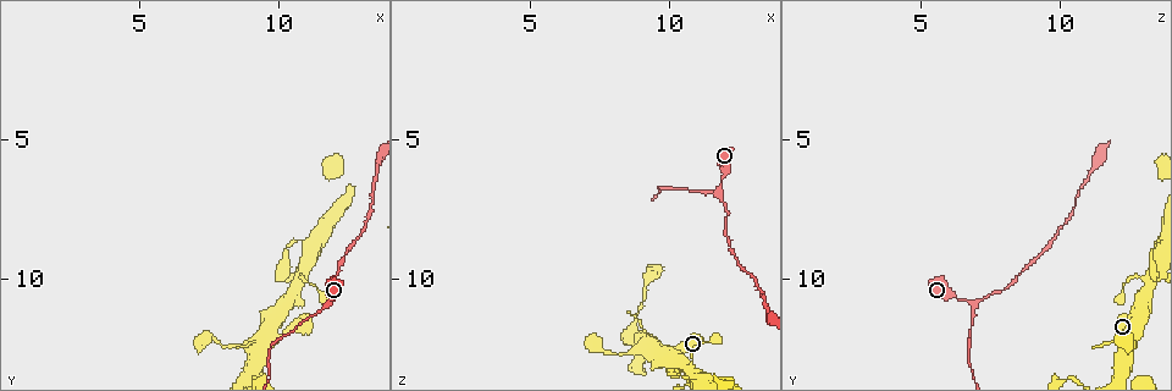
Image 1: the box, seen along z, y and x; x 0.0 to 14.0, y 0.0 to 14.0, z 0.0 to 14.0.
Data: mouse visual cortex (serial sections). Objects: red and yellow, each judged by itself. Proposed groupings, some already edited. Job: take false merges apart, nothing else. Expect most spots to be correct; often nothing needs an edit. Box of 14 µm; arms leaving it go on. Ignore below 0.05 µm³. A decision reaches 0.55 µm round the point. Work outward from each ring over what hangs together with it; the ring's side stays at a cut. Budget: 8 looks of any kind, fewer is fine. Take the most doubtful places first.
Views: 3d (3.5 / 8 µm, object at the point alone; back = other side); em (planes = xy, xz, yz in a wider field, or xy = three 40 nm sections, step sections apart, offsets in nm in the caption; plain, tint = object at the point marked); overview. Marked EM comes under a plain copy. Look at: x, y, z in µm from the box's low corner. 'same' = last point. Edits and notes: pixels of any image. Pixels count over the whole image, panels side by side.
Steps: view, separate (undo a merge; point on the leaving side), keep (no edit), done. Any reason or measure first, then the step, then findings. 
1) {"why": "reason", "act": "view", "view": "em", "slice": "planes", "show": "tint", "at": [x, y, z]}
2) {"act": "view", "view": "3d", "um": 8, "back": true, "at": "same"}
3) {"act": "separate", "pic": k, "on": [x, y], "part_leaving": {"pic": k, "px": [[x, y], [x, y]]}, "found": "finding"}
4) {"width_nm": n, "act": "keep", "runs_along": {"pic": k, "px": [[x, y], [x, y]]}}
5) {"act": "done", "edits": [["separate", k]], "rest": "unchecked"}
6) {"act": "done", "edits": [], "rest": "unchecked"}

{"why": "abrupt turn", "act": "view", "view": "3d", "um": 3.5, "back": true, "at": [11.8, 10.8, 6.8]}

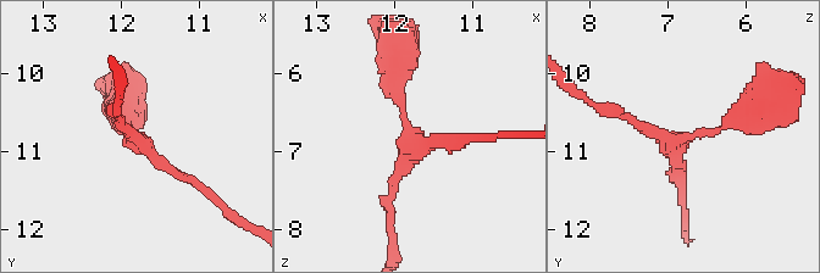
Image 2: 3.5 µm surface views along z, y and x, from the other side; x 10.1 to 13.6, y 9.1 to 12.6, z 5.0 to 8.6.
{"arms": 3, "arm_widths_nm": [150, 150, 250], "act": "view", "view": "em", "slice": "xy", "step": 2, "show": "tint", "at": [11.80, 10.80, 6.85]}

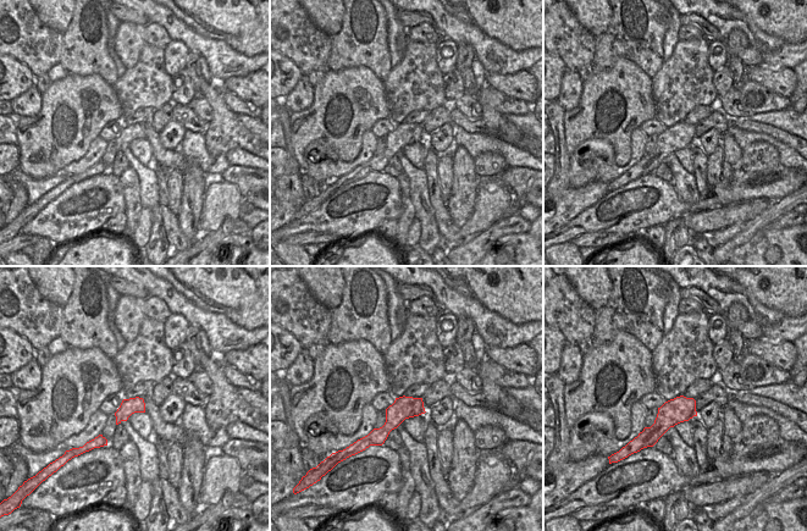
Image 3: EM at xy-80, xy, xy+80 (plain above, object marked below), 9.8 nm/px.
{"act": "keep", "runs_along": {"pic": 3, "px": [[419, 400], [408, 407], [372, 442]]}, "found": "all the same cell"}

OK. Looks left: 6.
{"why": "a fork", "act": "view", "view": "3d", "um": 8, "at": [9.5, 12.1, 12.5]}

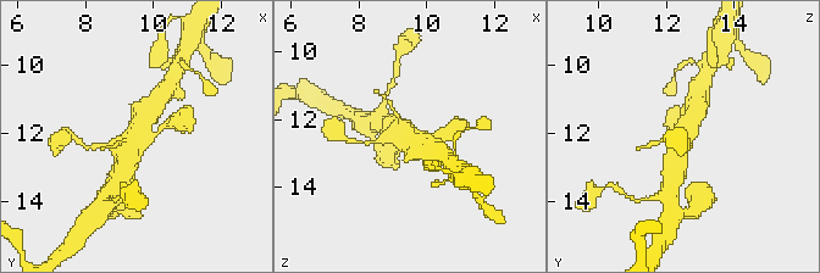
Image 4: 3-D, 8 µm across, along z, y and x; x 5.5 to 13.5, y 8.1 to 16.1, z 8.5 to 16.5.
{"act": "view", "view": "em", "slice": "planes", "show": "tint", "at": [9.5, 12.1, 12.6]}

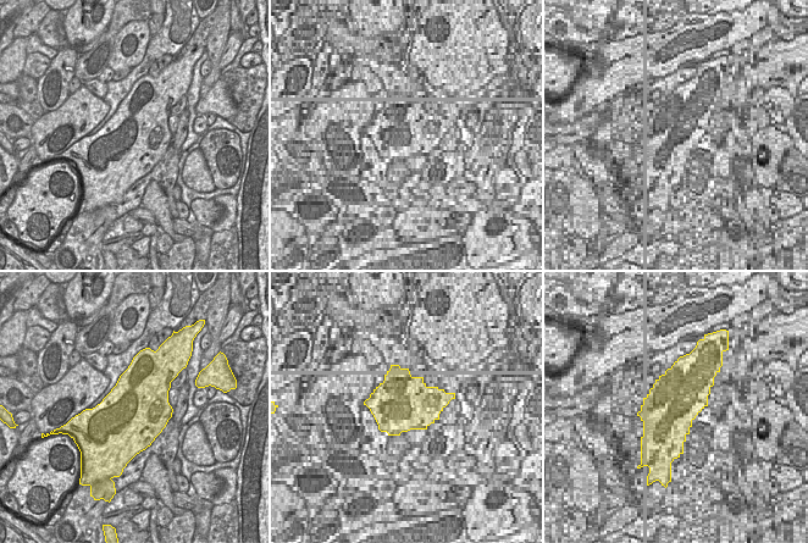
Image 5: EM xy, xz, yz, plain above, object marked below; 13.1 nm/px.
{"width_nm": 850, "act": "keep", "runs_along": {"pic": 4, "px": [[156, 132], [131, 143], [121, 178]]}, "found": "all the same cell"}

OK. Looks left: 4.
{"act": "view", "view": "3d", "um": 8, "back": true, "at": [10.7, 10.0, 13.2]}

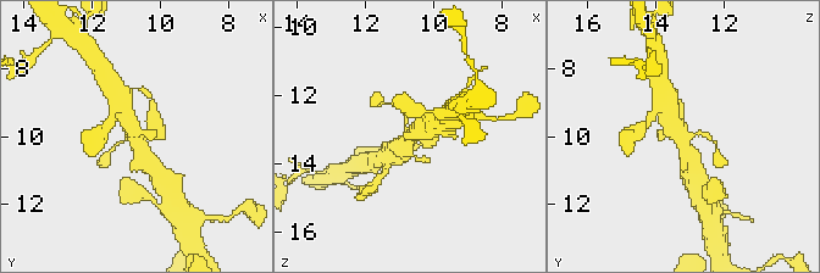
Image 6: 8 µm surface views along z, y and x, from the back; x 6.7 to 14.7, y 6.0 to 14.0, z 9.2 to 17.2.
{"arms": 4, "arm_widths_nm": [150, 200, 500, 500], "why": "shape alone is not enough", "act": "view", "view": "em", "slice": "xy", "step": 1, "show": "tint", "at": [10.7, 10.0, 13.3]}

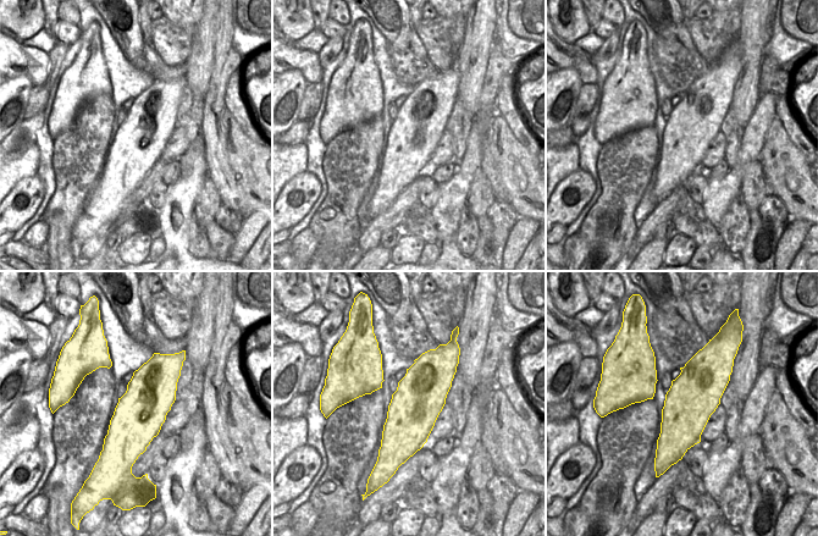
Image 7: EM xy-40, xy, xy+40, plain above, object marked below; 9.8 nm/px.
{"act": "keep", "runs_along": {"pic": 6, "px": [[151, 167], [142, 152], [123, 109]]}, "found": "one cell here"}

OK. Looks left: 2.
{"why": "sharp bend", "act": "view", "view": "em", "slice": "xy", "step": 2, "show": "tint", "at": [7.3, 12.2, 12.4]}

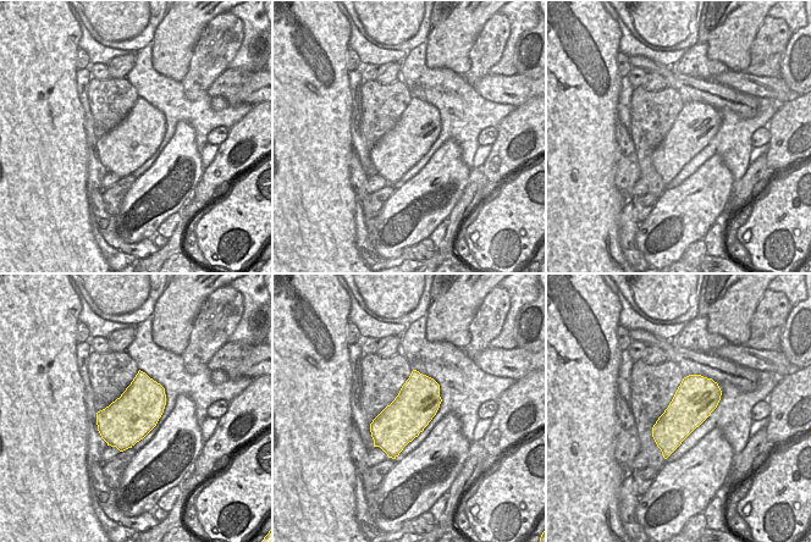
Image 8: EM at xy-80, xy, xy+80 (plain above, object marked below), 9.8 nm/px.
{"act": "view", "view": "3d", "um": 3.5, "back": true, "at": "same"}

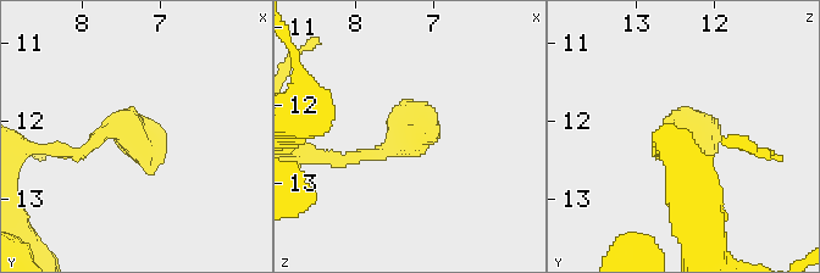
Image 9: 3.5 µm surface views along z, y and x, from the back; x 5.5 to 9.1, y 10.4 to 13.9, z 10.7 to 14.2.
{"act": "keep", "found": "one cell here"}

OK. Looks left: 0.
{"act": "done", "edits": [], "rest": "unchecked"}

